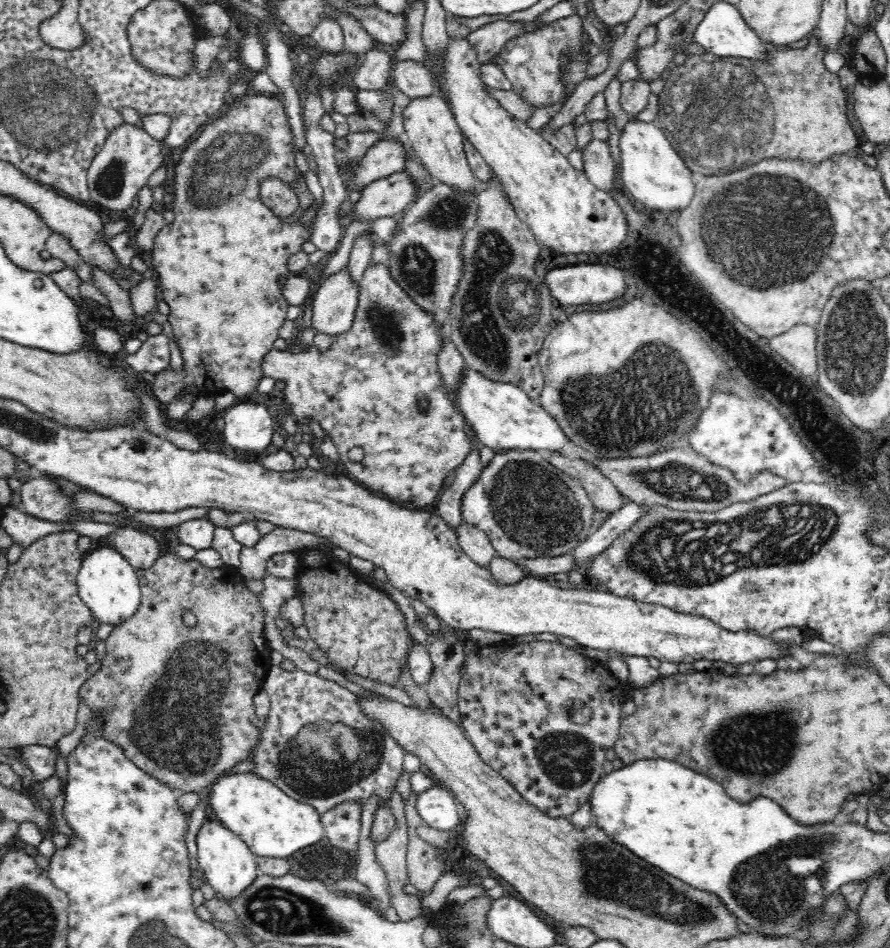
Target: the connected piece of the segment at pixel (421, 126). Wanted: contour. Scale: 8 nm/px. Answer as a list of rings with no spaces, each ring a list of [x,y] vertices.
[[[434,94],[411,99],[403,110],[403,125],[403,137],[435,182],[444,183],[460,192],[475,190],[478,181],[468,165],[463,147],[464,135],[442,97]]]

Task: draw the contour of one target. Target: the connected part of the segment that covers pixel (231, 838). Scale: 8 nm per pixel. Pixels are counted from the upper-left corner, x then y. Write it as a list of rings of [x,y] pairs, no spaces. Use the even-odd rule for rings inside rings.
[[[206,819],[196,834],[197,861],[207,882],[218,896],[235,899],[256,880],[257,856],[237,834],[228,830],[220,821]]]

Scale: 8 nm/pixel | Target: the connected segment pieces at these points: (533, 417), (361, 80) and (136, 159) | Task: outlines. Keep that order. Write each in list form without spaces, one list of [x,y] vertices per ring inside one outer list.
[[[467,365],[451,398],[457,412],[474,429],[474,436],[481,447],[488,446],[496,452],[517,448],[558,452],[570,442],[556,419],[537,400],[531,399],[525,390],[512,383],[494,382],[482,376],[481,372],[467,368]]]
[[[376,44],[359,56],[360,64],[354,73],[353,84],[362,90],[382,90],[388,82],[392,57]]]
[[[125,121],[116,130],[110,130],[102,150],[98,151],[87,170],[89,200],[110,210],[125,211],[132,207],[138,191],[147,186],[153,172],[163,166],[162,143],[148,135],[144,129],[138,129]]]

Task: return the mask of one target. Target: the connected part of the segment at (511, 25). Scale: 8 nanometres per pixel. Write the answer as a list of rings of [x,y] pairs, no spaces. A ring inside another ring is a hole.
[[[493,21],[471,32],[467,39],[475,48],[478,62],[482,65],[490,63],[502,46],[517,36],[523,24],[522,21]]]

